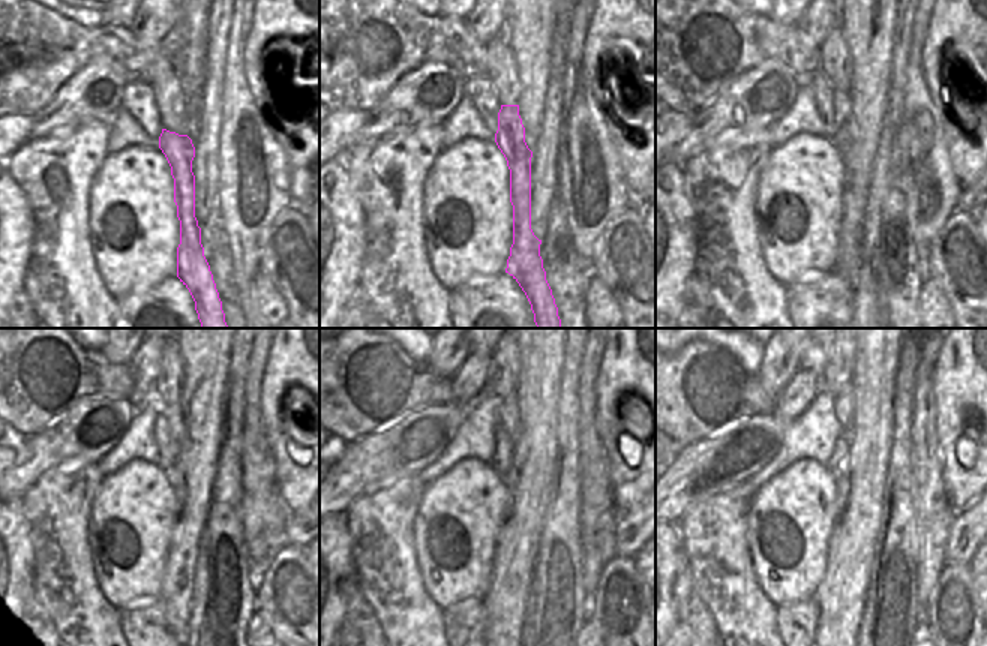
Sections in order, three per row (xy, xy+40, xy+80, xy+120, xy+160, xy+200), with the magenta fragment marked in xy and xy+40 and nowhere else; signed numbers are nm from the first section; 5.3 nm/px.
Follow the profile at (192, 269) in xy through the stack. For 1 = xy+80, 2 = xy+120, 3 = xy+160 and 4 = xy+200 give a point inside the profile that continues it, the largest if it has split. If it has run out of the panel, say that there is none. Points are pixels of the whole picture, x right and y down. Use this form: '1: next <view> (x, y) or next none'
1: next xy+80 (843, 137)
2: next xy+120 (174, 415)
3: next xy+160 (509, 408)
4: next xy+200 (845, 408)

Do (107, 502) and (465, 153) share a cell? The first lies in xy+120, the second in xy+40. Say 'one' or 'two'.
one

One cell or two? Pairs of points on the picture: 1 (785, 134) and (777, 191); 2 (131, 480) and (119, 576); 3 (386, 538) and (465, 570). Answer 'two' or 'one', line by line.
1: two
2: one
3: two

